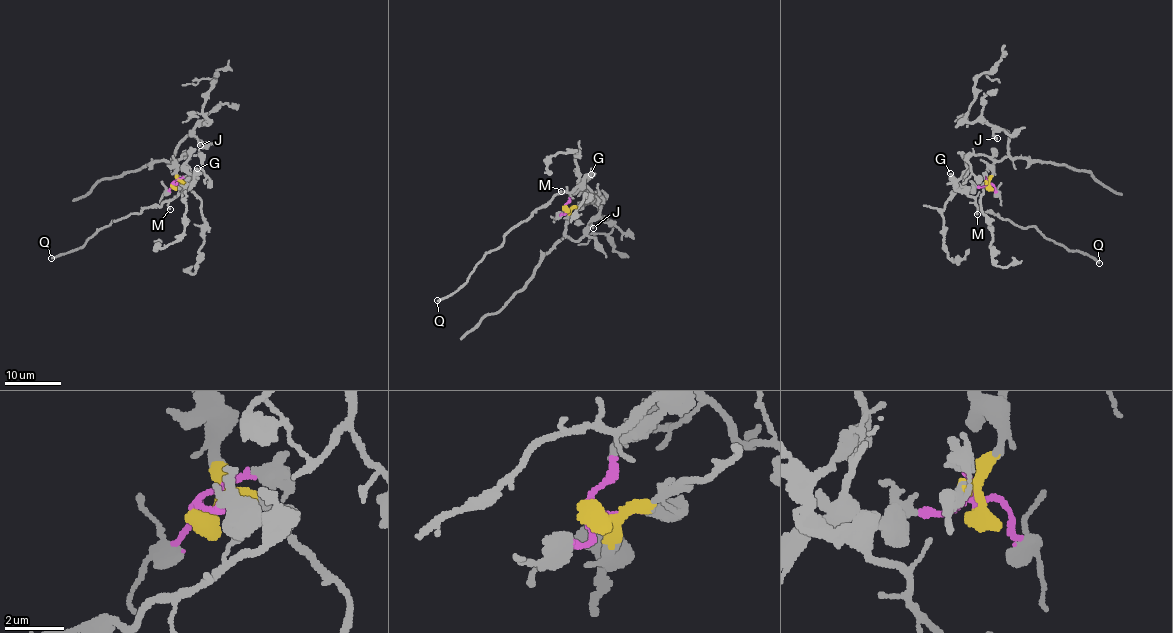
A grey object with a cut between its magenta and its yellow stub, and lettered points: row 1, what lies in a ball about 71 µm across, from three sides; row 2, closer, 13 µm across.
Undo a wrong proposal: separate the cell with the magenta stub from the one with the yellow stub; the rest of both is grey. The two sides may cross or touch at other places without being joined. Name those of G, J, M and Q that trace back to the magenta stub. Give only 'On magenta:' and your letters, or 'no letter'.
On magenta: G, M, Q

